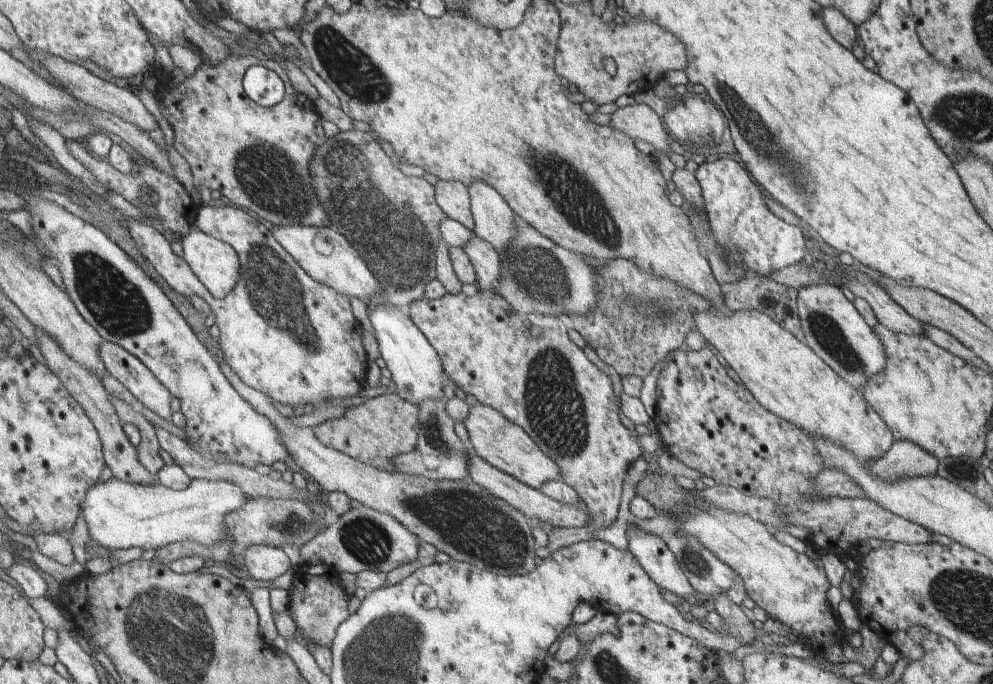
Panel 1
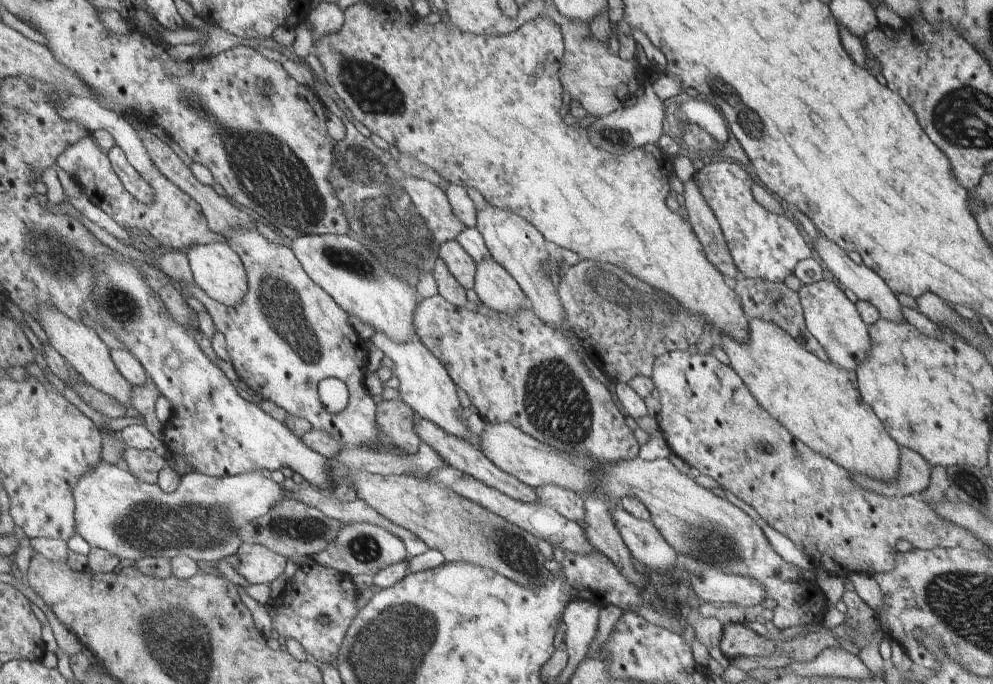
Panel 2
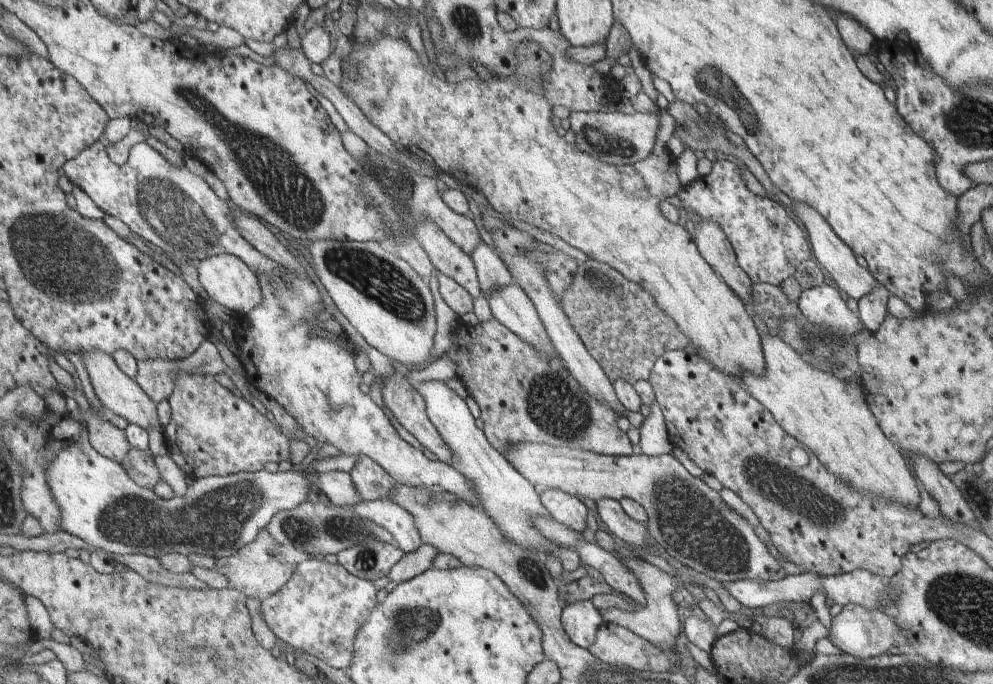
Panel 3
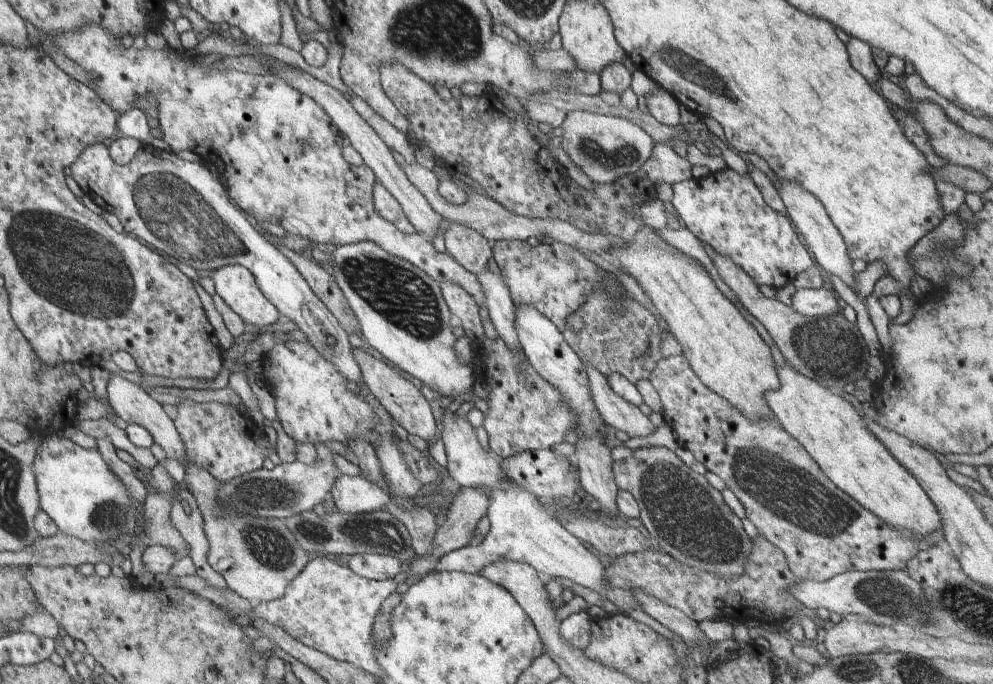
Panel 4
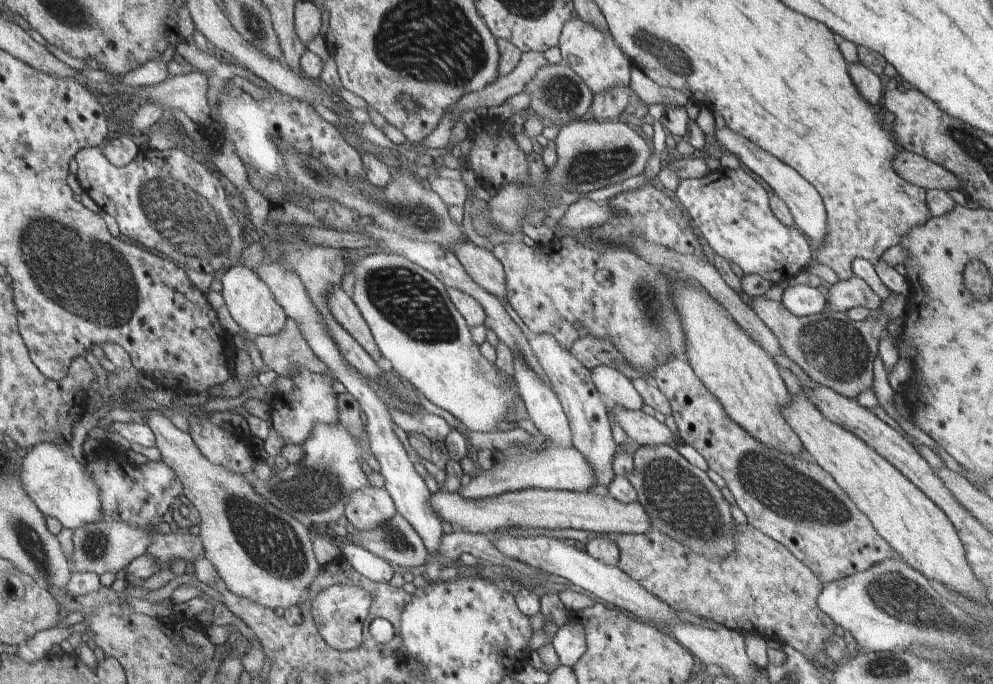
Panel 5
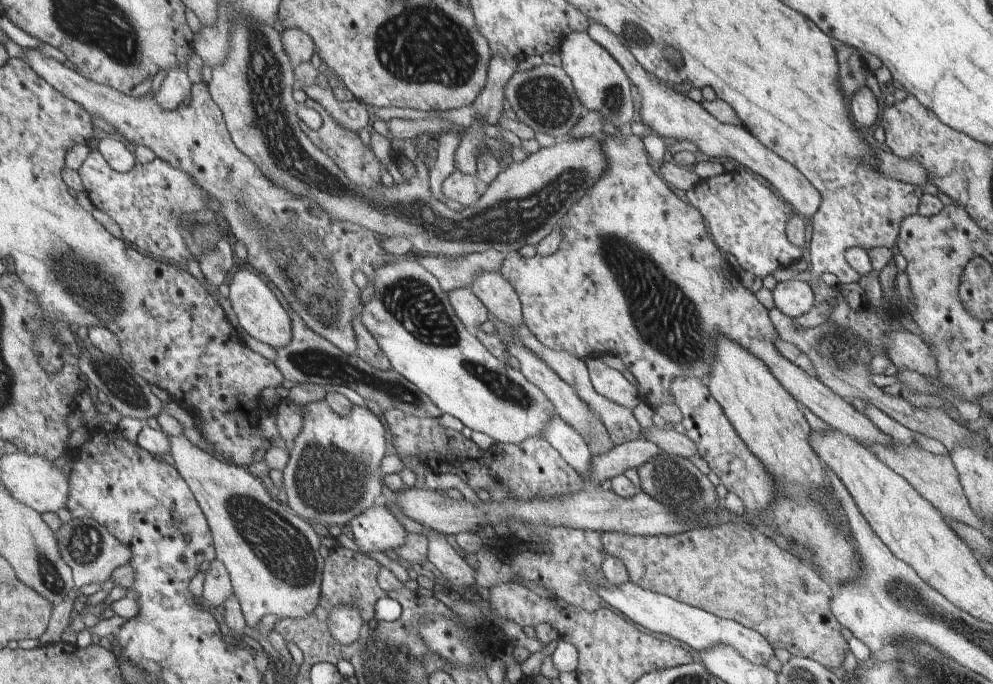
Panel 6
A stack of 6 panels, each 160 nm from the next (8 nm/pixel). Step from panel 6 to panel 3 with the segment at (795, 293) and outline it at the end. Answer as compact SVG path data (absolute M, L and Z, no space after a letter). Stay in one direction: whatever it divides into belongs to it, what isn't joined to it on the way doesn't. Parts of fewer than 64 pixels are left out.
M826 283L803 290L797 306L811 323L820 325L844 337L854 337L863 329L858 313L848 309L838 288Z

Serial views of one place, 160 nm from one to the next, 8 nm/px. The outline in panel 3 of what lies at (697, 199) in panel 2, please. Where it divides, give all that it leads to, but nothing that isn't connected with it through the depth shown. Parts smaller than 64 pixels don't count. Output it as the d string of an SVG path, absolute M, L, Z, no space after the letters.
M702 220L695 229L694 241L701 257L744 304L752 303L753 282L737 263L734 247L722 229L716 223Z

